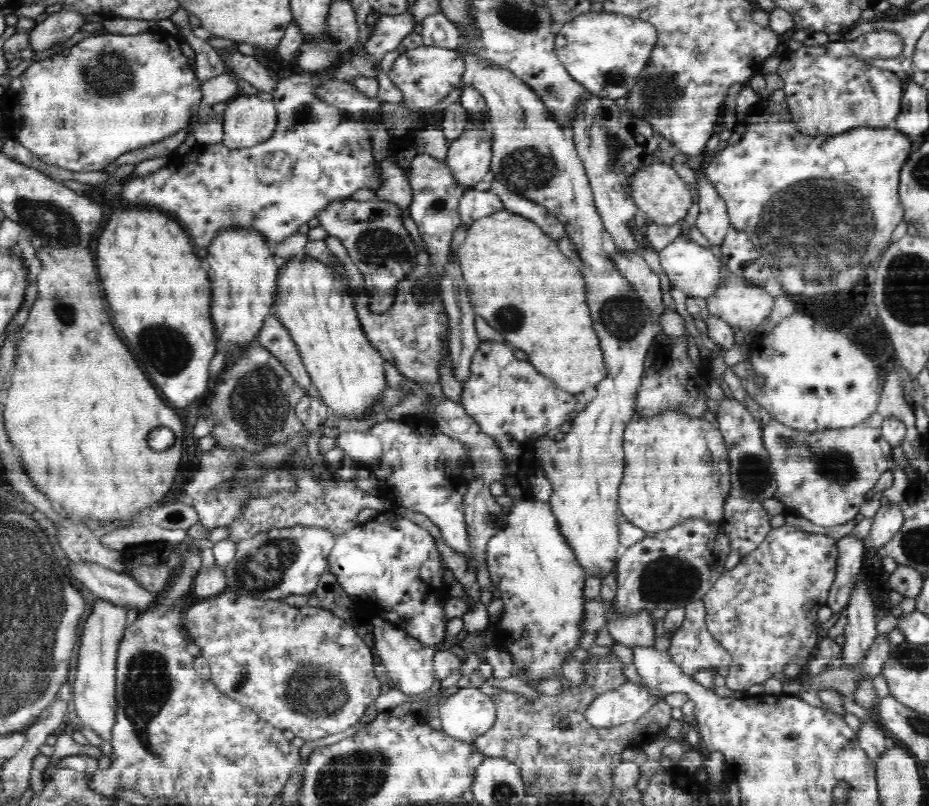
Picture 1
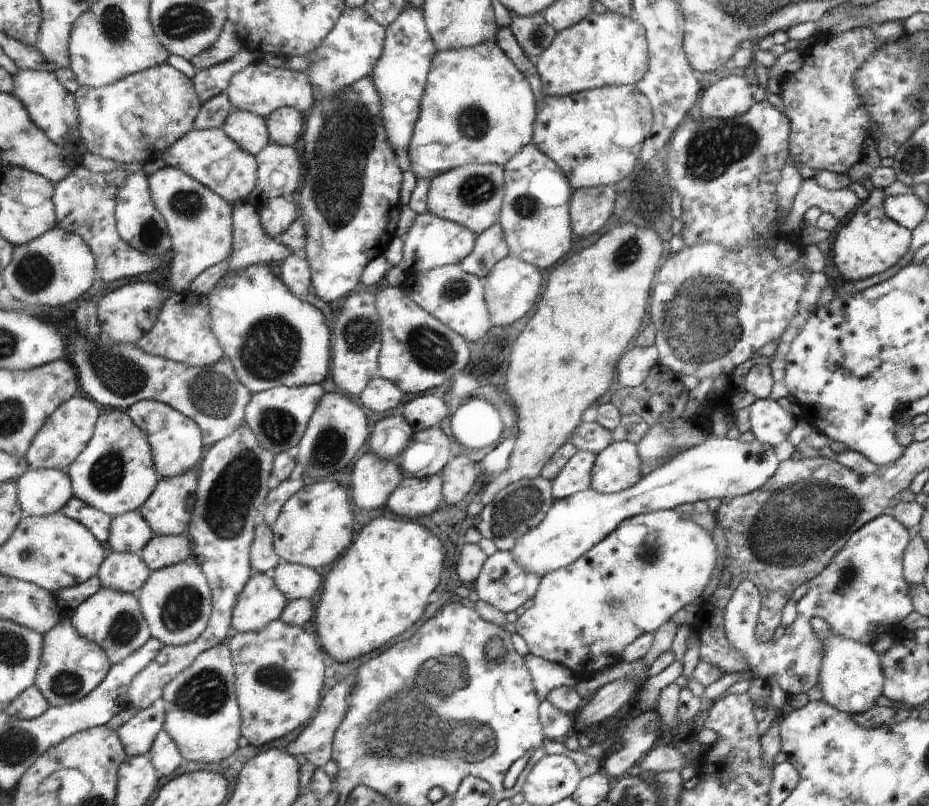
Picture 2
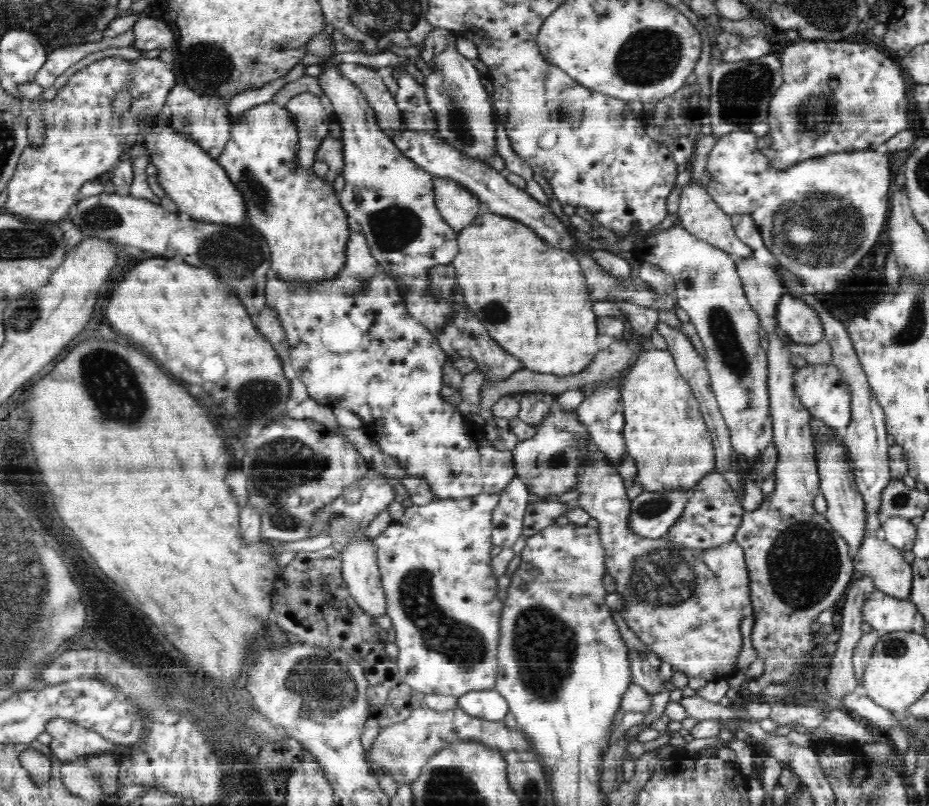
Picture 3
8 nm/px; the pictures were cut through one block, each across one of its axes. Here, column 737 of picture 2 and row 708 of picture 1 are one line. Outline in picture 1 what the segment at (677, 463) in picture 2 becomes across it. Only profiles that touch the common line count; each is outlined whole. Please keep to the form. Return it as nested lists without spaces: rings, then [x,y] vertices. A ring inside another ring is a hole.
[[[474,686],[460,688],[460,692],[452,694],[438,712],[440,712],[440,720],[442,720],[442,732],[446,732],[448,736],[452,736],[456,740],[464,740],[464,744],[476,744],[476,740],[482,734],[486,734],[496,724],[496,718],[498,718],[494,700],[490,696],[478,692]]]

